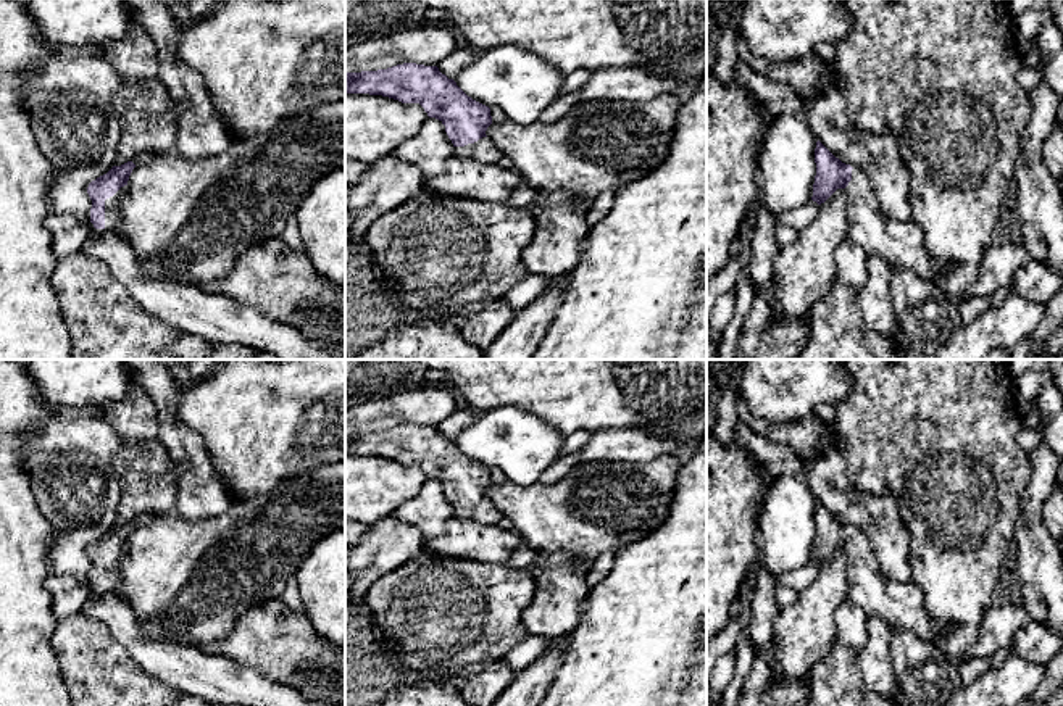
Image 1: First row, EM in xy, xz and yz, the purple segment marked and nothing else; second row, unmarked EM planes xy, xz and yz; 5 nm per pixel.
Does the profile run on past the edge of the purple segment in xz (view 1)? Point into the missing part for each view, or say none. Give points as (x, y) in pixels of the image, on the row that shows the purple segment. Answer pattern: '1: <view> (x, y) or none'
1: xz (484, 150)

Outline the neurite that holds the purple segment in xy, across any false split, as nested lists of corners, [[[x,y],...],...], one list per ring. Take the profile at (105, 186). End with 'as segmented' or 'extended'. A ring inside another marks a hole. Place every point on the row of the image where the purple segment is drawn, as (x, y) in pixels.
[[[132,161],[113,166],[106,174],[89,184],[87,193],[92,200],[90,222],[95,229],[118,227],[118,203],[127,189],[127,181],[134,168]]] | extended

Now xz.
[[[403,63],[387,69],[347,73],[345,93],[382,95],[402,103],[419,103],[439,119],[455,147],[455,155],[497,163],[503,153],[486,135],[490,108],[468,97],[437,66]]] | extended

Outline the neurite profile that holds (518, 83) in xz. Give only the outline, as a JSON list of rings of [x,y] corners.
[[[500,45],[481,52],[455,82],[473,100],[500,108],[519,126],[532,126],[557,100],[565,77],[527,50]]]

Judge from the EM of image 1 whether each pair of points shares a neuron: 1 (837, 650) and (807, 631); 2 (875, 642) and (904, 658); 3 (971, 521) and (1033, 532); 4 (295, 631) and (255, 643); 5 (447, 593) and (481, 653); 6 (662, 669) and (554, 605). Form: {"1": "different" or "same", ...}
{"1": "different", "2": "different", "3": "different", "4": "same", "5": "same", "6": "different"}

